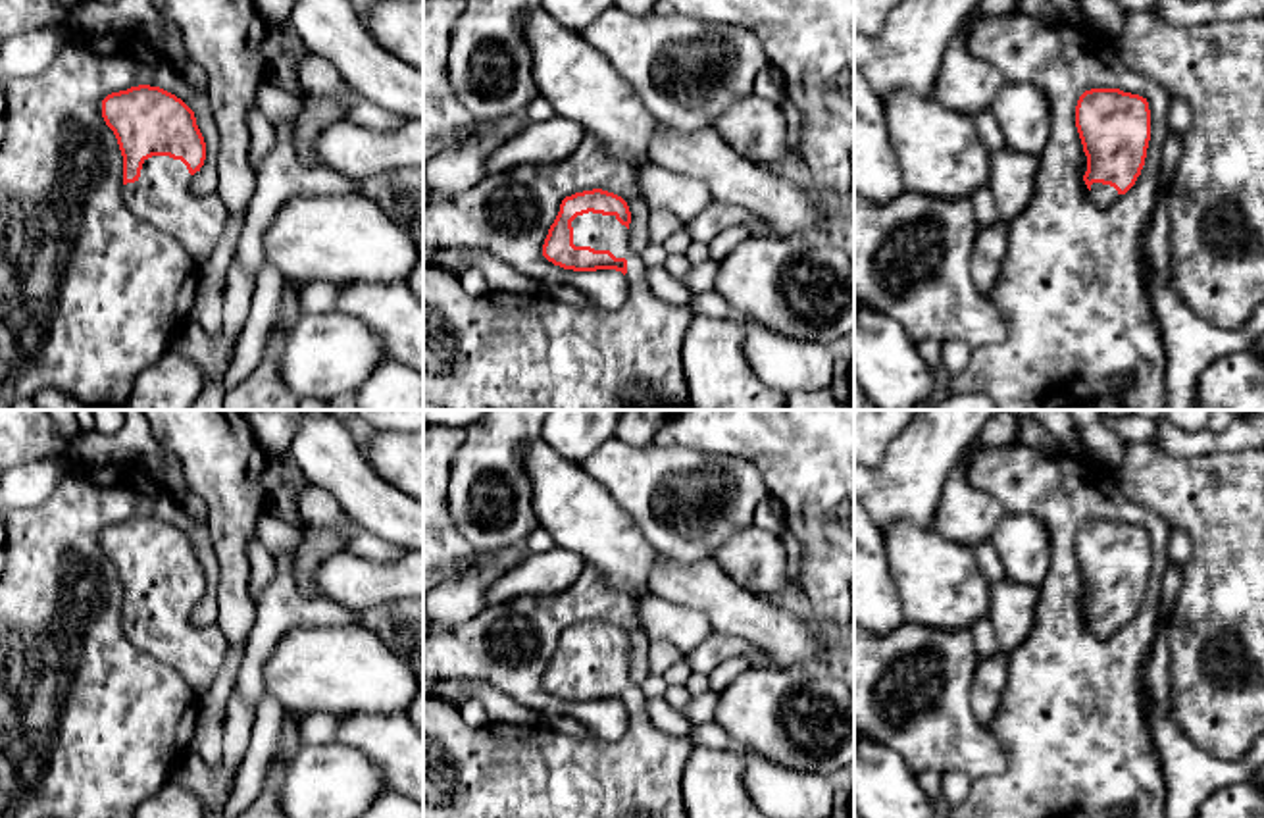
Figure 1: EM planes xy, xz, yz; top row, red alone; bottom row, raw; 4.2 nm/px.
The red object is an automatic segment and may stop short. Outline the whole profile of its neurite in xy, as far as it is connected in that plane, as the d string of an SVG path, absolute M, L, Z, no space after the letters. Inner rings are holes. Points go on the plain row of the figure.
M139 516L108 525L102 549L123 587L127 637L204 697L229 643L217 626L196 627L190 622L190 610L206 591L194 543L160 518Z

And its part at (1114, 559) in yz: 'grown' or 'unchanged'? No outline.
grown

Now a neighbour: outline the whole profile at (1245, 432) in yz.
M1239 414L1224 431L1202 429L1187 433L1172 425L1164 416L1156 420L1158 447L1177 458L1193 454L1229 454L1237 450L1264 450L1264 414Z

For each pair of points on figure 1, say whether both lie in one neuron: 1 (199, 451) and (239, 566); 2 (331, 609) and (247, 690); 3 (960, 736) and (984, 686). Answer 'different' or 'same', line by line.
1: same
2: same
3: different

